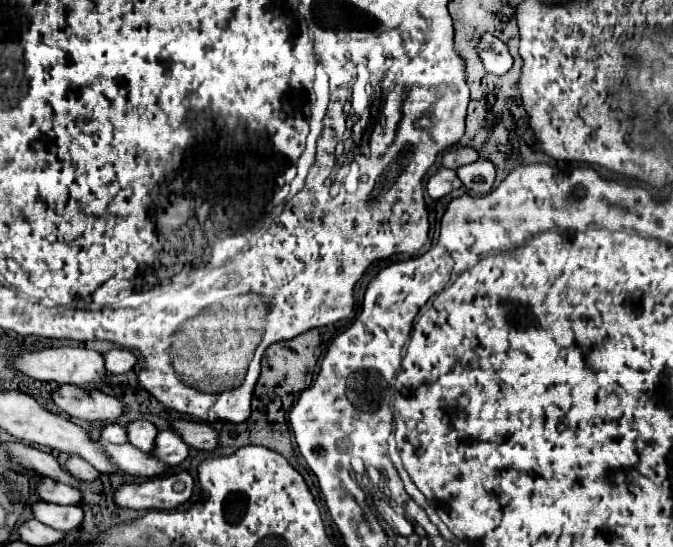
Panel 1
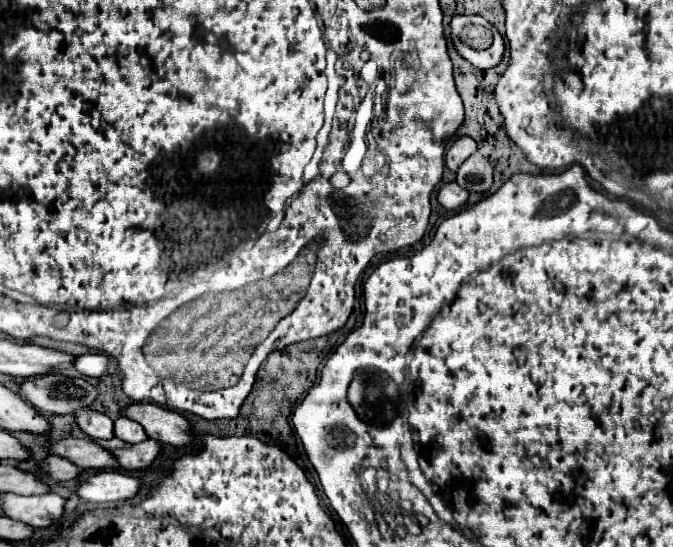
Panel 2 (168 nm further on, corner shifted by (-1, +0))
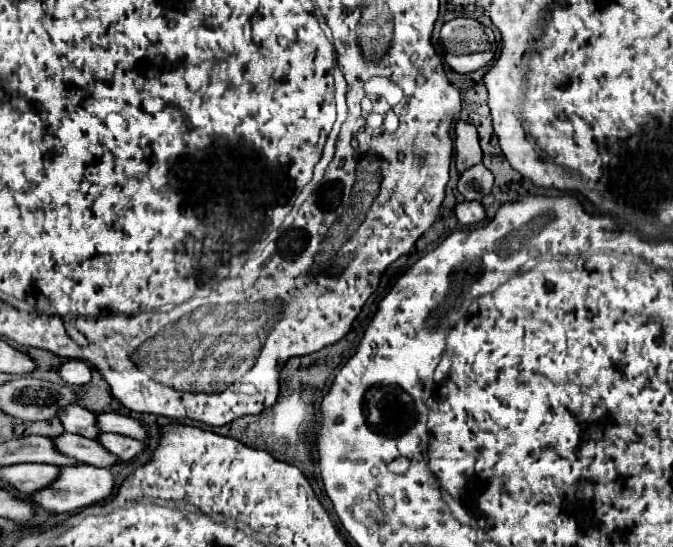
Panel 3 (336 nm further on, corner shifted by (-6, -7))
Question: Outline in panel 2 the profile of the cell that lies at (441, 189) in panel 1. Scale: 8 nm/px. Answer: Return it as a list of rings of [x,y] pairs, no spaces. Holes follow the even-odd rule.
[[[451,182],[451,184],[441,186],[437,198],[445,210],[459,210],[465,206],[469,192],[465,188],[461,188],[457,182]]]

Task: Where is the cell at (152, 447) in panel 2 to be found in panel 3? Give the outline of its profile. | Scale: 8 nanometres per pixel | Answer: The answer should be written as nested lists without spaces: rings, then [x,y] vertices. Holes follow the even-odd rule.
[[[64,433],[64,435],[60,435],[60,437],[54,439],[54,445],[56,445],[64,455],[72,455],[74,459],[78,459],[80,463],[86,463],[86,465],[112,467],[112,465],[122,463],[118,455],[110,453],[108,449],[104,449],[98,441],[86,439],[86,437],[82,437],[82,435]]]

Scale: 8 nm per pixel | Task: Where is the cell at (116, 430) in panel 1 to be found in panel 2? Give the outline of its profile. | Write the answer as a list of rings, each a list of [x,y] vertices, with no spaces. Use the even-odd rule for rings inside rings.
[[[79,408],[75,412],[75,420],[77,420],[77,426],[91,438],[103,438],[103,440],[109,440],[113,438],[113,420],[97,410],[91,410],[91,408]]]

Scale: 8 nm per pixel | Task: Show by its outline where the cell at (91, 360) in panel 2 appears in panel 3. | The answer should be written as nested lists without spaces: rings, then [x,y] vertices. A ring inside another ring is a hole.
[[[66,361],[58,373],[70,385],[86,385],[92,379],[92,371],[84,361]]]

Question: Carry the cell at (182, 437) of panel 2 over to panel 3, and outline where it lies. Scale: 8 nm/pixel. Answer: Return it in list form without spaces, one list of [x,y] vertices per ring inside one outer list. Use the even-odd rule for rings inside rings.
[[[100,413],[98,415],[98,425],[102,431],[112,431],[112,433],[122,433],[140,441],[148,439],[148,429],[142,421],[132,419],[128,415],[118,415],[118,413]]]

